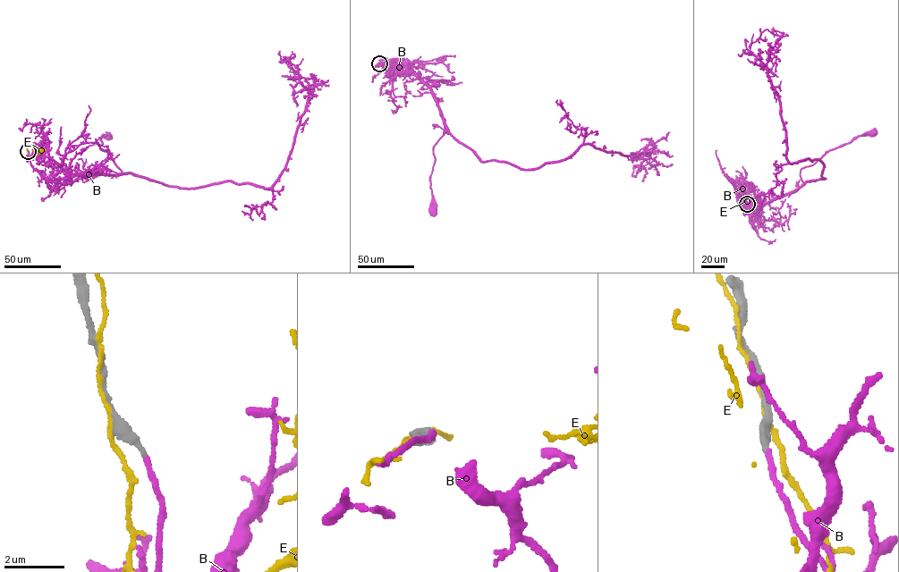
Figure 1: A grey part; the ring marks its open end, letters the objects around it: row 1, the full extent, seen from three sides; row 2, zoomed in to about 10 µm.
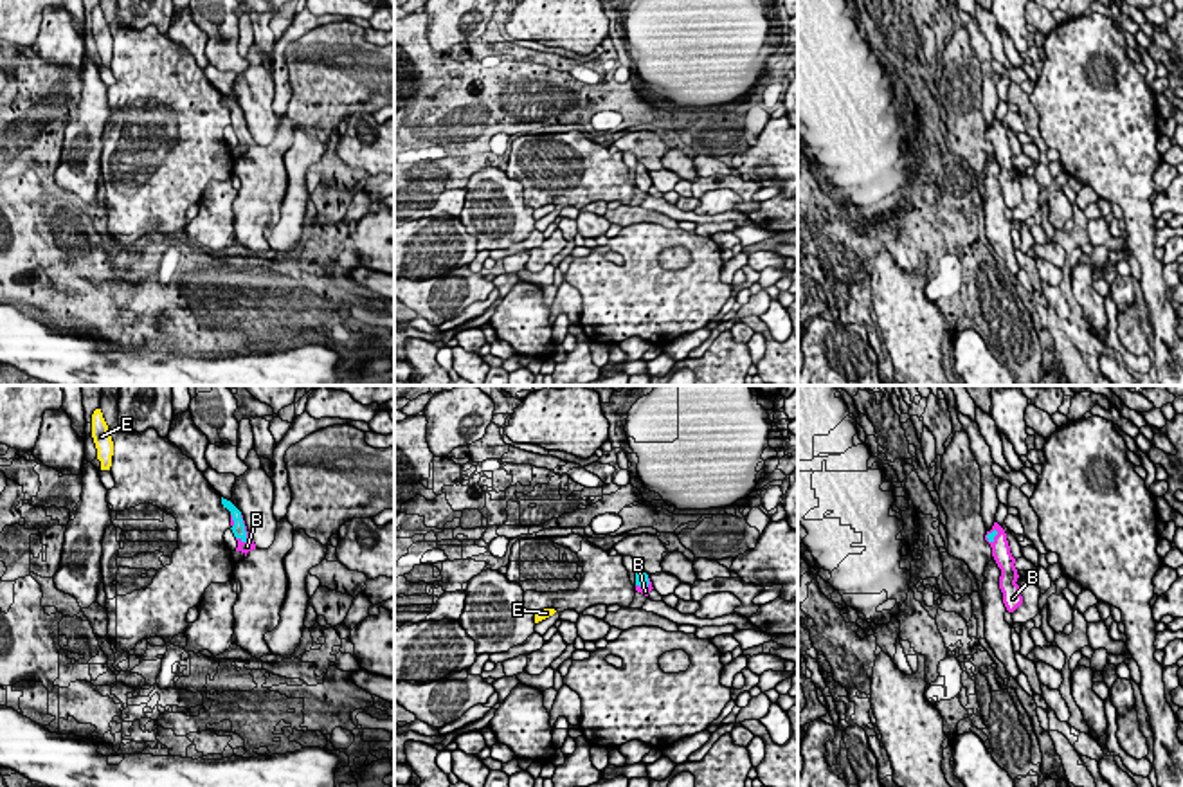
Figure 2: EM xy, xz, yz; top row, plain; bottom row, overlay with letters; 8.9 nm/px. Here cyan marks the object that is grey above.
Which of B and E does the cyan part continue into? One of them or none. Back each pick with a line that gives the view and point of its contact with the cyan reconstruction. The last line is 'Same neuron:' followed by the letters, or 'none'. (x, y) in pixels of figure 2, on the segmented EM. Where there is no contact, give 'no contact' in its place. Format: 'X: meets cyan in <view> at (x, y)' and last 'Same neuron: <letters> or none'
B: meets cyan in xy at (243, 530)
Same neuron: B

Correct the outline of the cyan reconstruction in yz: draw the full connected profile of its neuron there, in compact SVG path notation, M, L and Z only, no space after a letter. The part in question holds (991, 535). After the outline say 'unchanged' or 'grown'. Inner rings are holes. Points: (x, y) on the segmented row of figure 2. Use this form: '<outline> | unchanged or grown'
M994 522L992 529L987 531L985 540L992 547L992 556L1001 569L999 589L1003 593L1003 603L1008 612L1014 612L1023 603L1021 589L1016 583L1019 574L1016 569L1016 558L1010 553L1005 529Z | grown

